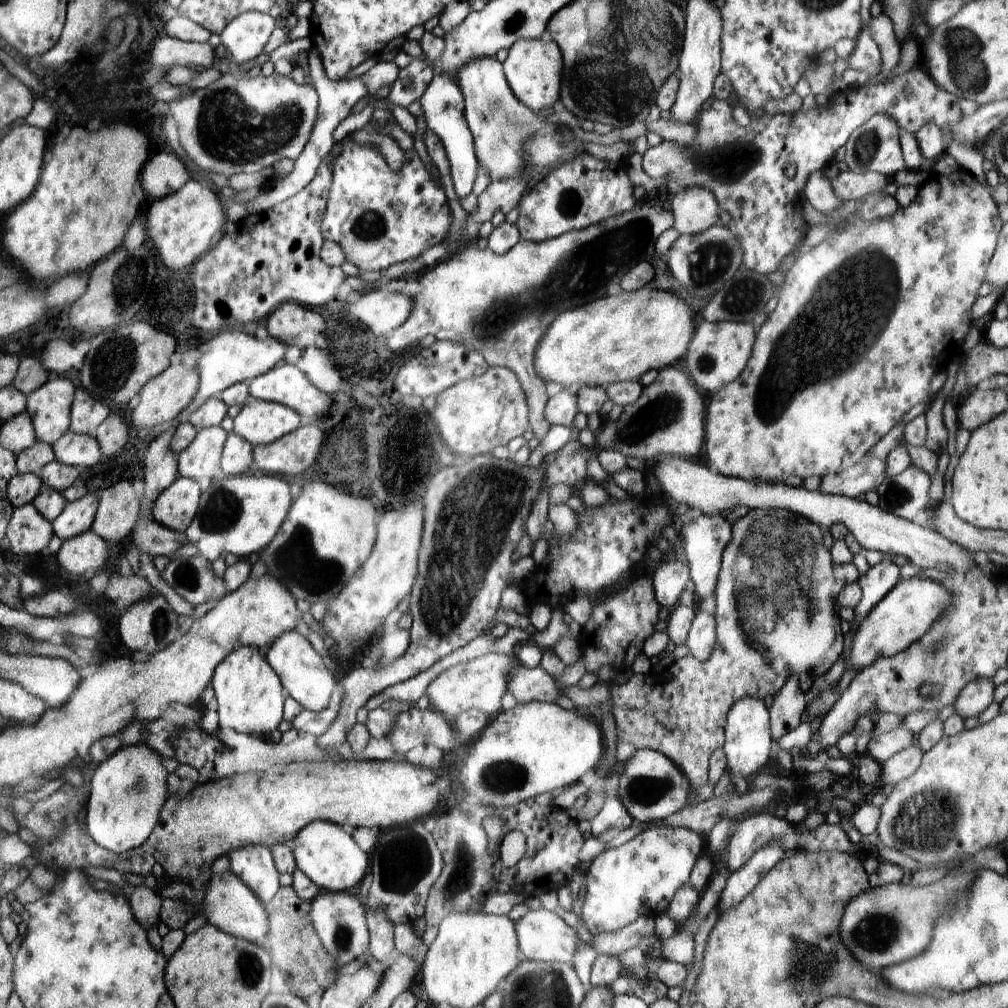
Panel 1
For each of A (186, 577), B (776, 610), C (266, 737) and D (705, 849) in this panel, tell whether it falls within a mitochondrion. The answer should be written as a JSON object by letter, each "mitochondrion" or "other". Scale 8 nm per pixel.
{"A":"mitochondrion","B":"mitochondrion","C":"other","D":"other"}

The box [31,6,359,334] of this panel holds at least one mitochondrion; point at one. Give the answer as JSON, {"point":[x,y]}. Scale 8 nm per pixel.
{"point":[232,127]}

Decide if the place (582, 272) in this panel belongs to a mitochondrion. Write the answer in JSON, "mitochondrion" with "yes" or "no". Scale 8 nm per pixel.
{"mitochondrion":"yes"}

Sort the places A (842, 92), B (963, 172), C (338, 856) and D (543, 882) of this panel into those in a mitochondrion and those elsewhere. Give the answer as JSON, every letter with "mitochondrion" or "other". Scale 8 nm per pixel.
{"A":"other","B":"other","C":"other","D":"other"}

